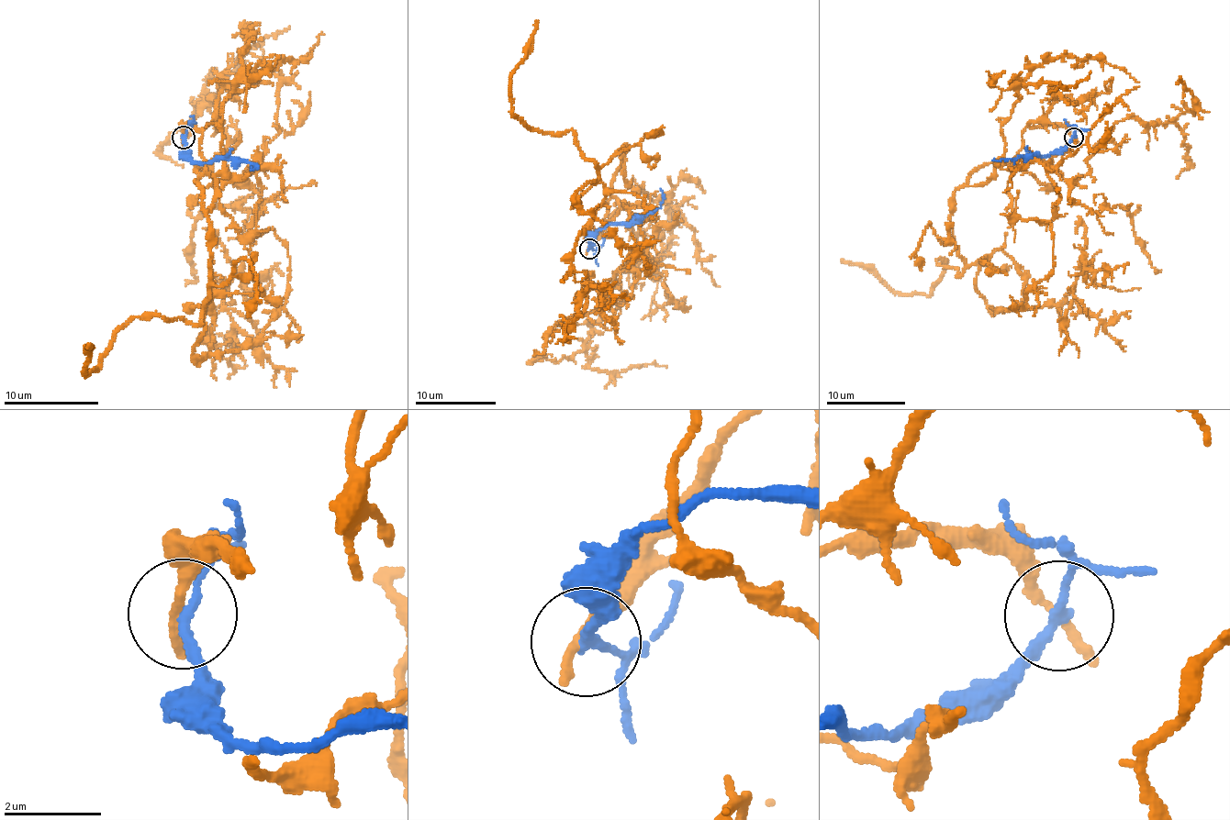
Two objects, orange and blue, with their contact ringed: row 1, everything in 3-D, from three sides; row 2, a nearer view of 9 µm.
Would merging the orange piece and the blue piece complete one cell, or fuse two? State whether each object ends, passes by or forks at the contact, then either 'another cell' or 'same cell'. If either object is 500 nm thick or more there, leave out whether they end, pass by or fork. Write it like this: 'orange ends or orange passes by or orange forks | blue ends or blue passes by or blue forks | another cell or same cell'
orange ends | blue passes by | another cell

